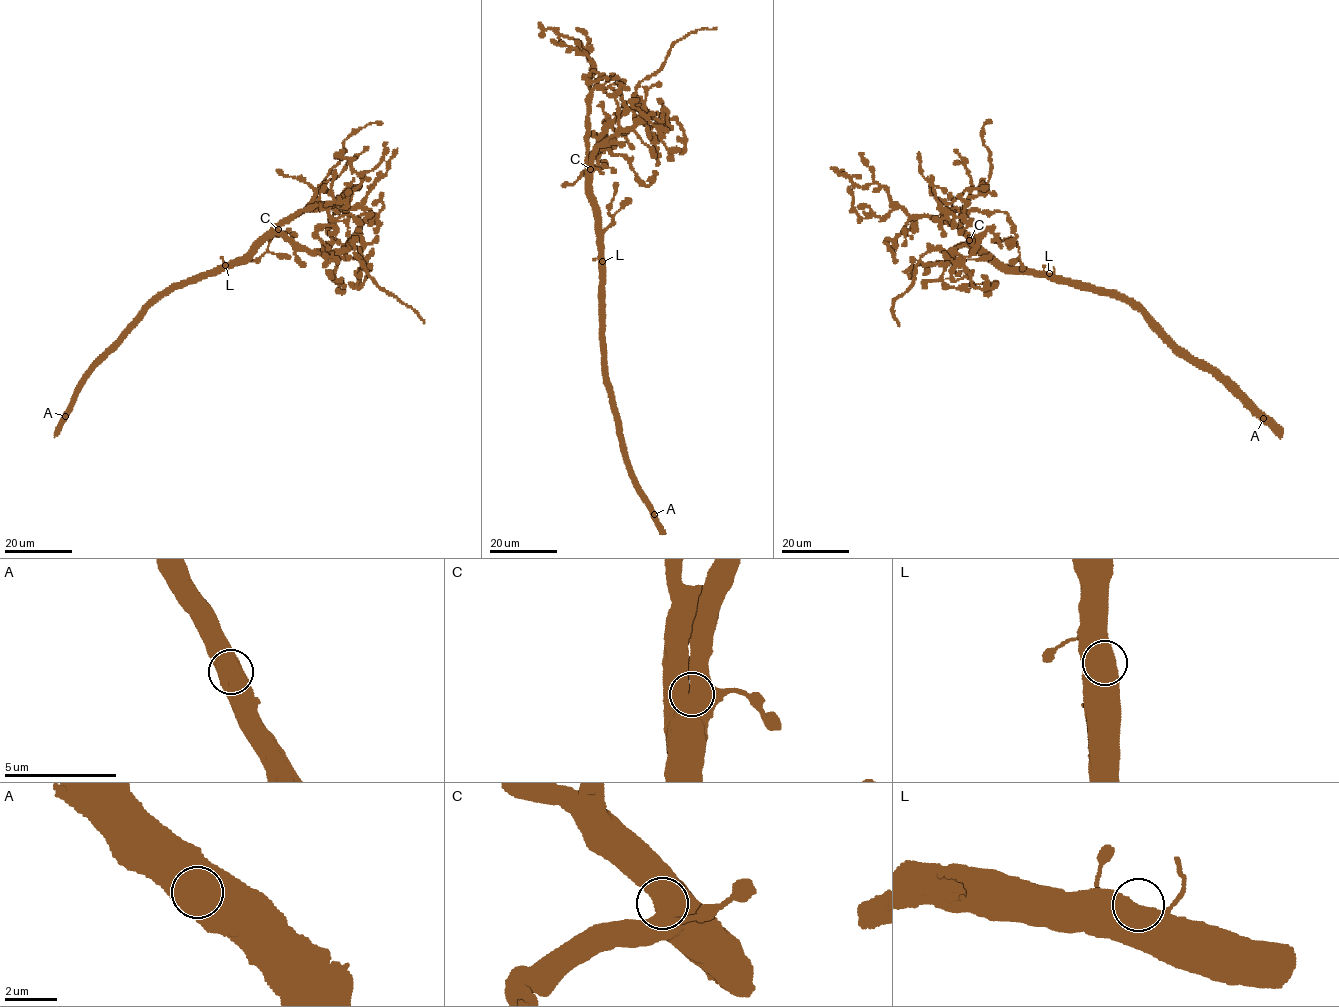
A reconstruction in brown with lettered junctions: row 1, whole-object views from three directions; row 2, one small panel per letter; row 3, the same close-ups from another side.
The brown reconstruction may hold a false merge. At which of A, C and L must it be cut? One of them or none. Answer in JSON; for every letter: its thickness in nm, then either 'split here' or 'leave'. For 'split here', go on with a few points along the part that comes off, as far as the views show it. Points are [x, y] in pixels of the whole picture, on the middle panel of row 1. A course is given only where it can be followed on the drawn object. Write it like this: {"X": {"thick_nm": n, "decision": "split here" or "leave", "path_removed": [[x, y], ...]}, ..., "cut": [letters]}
{"A": {"thick_nm": 1200, "decision": "leave"}, "C": {"thick_nm": 850, "decision": "leave"}, "L": {"thick_nm": 750, "decision": "leave"}, "cut": []}

